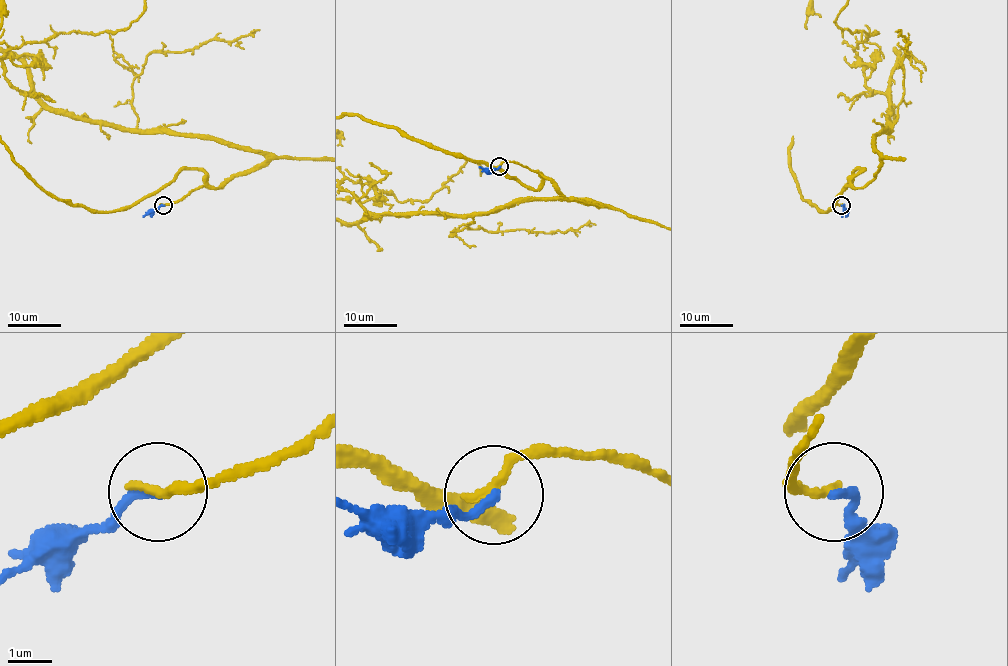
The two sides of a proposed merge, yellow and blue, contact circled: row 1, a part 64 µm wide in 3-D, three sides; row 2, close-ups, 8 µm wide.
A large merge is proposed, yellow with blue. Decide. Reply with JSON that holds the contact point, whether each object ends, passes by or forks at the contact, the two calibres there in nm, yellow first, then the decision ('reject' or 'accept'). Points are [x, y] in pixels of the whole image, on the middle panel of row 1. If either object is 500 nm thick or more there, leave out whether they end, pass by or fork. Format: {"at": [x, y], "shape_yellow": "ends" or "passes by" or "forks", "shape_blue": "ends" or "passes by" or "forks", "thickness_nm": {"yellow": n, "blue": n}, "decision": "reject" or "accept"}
{"at": [499, 166], "shape_yellow": "ends", "shape_blue": "ends", "thickness_nm": {"yellow": 240, "blue": 200}, "decision": "reject"}

